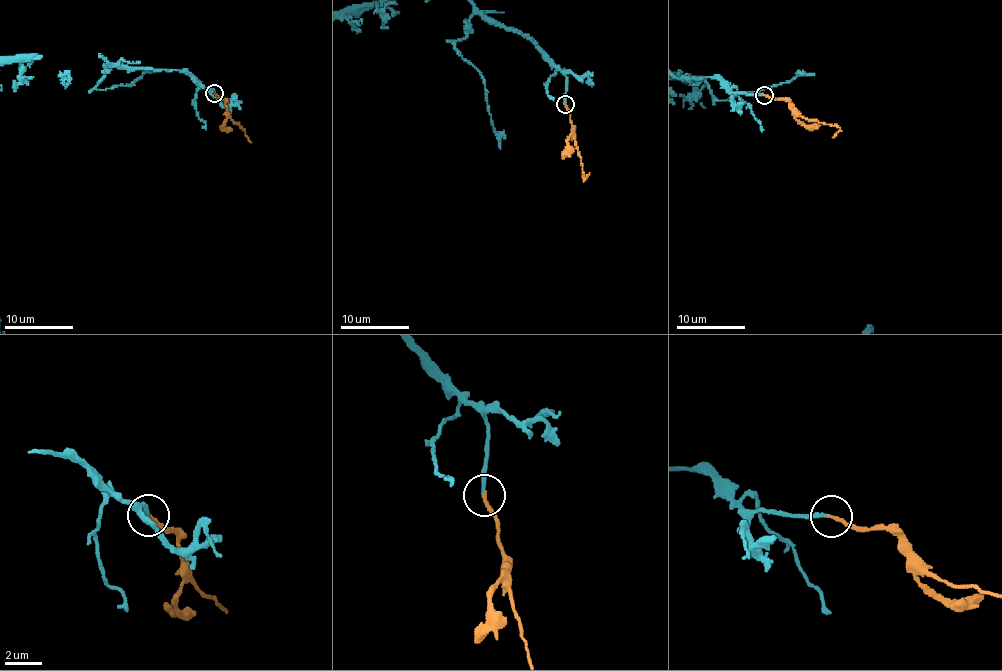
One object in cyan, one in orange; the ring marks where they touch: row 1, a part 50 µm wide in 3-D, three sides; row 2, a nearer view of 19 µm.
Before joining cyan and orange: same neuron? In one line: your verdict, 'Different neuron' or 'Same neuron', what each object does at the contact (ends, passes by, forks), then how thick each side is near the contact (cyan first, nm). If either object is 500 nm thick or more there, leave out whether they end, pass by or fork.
Same neuron. At the ring cyan ends. At the ring orange ends. Thickness 190 nm (cyan) against 200 nm

